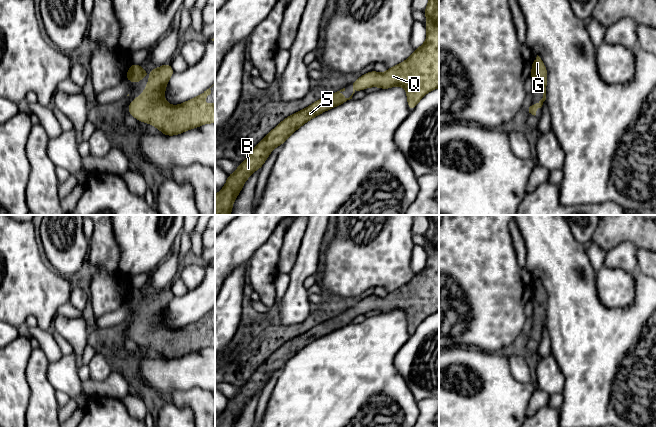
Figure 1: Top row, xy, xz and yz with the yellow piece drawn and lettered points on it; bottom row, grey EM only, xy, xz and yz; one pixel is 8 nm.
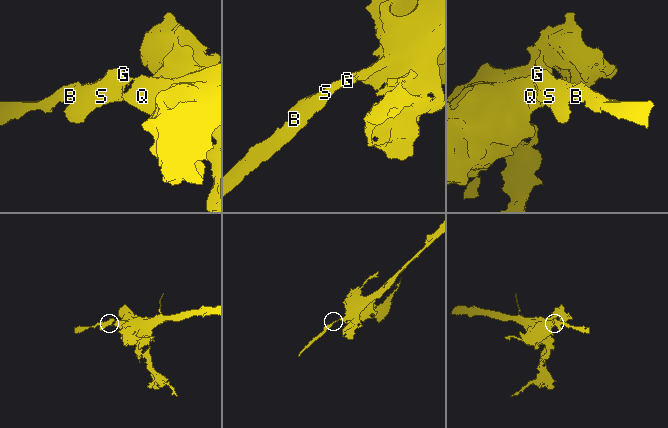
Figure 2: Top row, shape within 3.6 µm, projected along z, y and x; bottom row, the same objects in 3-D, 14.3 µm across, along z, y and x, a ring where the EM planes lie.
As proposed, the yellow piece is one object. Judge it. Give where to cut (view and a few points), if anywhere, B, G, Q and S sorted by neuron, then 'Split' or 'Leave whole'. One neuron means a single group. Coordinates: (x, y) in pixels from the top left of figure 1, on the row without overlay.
No split. Groups: B G Q S. Leave whole

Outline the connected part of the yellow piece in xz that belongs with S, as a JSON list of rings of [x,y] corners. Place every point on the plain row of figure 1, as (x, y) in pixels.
[[[427,215],[429,228],[423,235],[426,240],[427,263],[404,286],[389,292],[385,297],[371,295],[351,307],[353,317],[349,322],[341,320],[345,312],[328,319],[302,335],[285,342],[256,371],[238,393],[228,399],[225,410],[215,419],[215,427],[233,427],[245,405],[262,391],[271,375],[282,369],[299,351],[315,340],[352,323],[356,314],[368,311],[387,313],[403,310],[406,313],[408,332],[412,335],[430,315],[439,311],[439,215]]]

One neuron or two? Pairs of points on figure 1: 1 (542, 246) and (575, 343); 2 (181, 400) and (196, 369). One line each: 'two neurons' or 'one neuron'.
1: one neuron
2: two neurons

